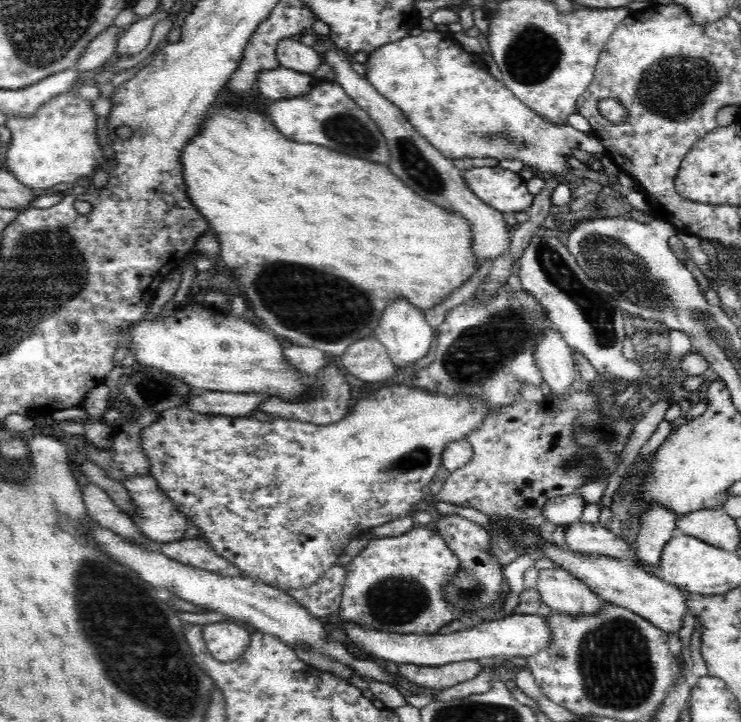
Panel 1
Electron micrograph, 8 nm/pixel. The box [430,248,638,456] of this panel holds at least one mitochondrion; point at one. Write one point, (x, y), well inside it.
(480, 353)

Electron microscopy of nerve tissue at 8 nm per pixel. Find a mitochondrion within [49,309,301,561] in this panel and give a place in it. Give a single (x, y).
(159, 387)

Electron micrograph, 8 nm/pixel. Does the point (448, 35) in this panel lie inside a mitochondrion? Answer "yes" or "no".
no

